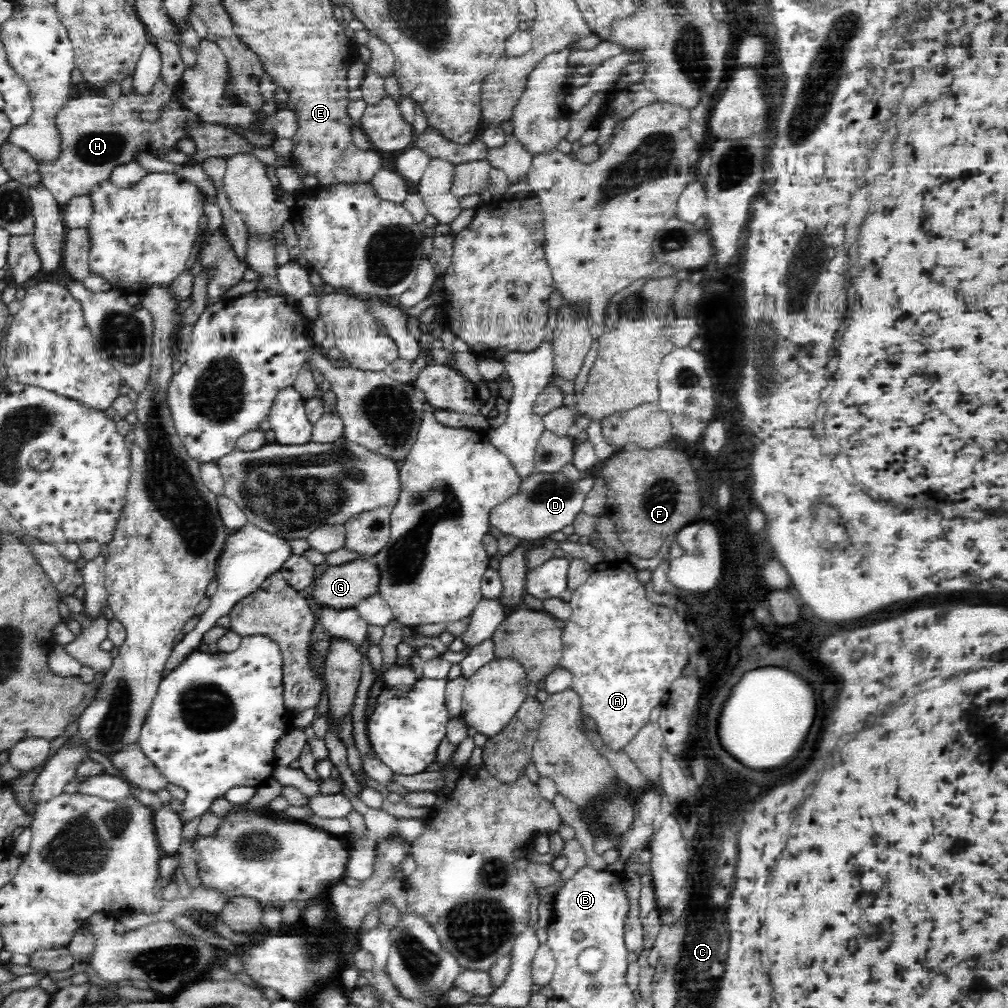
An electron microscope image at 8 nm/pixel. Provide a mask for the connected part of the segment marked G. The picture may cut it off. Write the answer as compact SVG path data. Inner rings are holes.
M370 557L356 558L328 567L313 581L313 600L323 608L348 609L379 590L381 574Z

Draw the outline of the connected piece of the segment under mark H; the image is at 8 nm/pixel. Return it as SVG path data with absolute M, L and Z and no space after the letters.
M160 78L152 92L145 97L140 97L132 91L128 96L121 95L118 100L110 100L107 96L98 96L90 92L72 98L64 103L55 118L61 137L60 152L56 161L38 164L42 184L54 196L63 211L64 204L69 202L72 196L89 195L92 187L108 179L112 168L134 161L136 152L156 154L158 150L162 152L162 148L176 148L178 138L188 138L188 133L183 128L184 122L199 122L198 115L180 102L175 86L164 83Z

